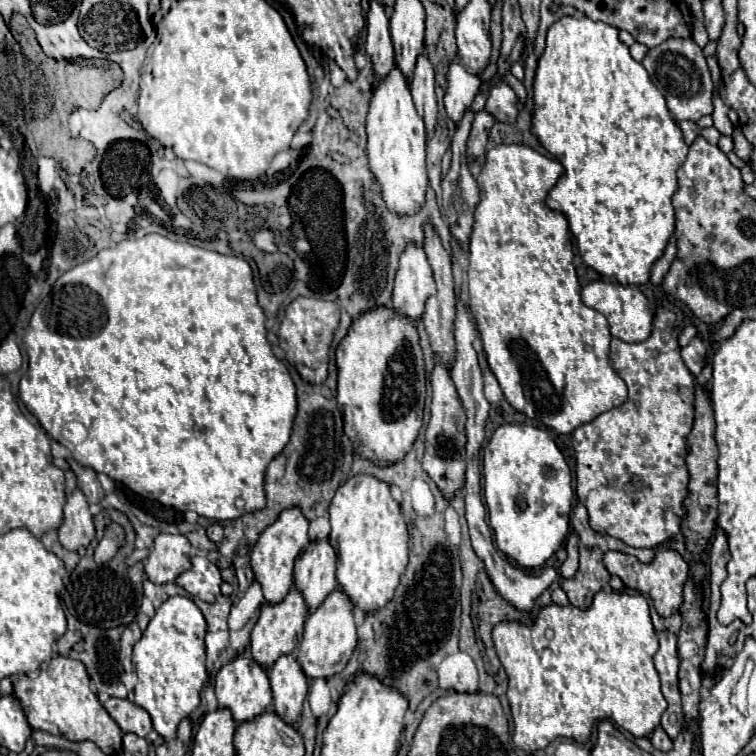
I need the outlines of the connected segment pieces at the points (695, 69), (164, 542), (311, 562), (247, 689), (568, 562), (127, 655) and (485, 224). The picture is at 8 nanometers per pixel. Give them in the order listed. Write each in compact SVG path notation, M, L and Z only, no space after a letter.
M693 39L687 41L665 41L663 45L649 51L643 61L643 67L649 71L651 81L659 91L663 91L667 99L667 107L677 121L699 121L703 115L713 113L711 91L713 81L707 69L707 61L703 51L695 45Z
M157 535L153 549L145 559L145 573L149 581L157 585L173 583L181 573L191 569L191 551L193 547L185 535Z
M327 539L309 543L303 549L303 553L295 559L293 577L295 577L293 587L303 595L305 603L309 607L309 613L313 613L325 601L325 597L337 589L337 585L335 585L335 551L331 549L331 545L327 545Z
M237 655L233 663L221 667L215 681L215 695L217 695L217 705L221 709L229 709L237 723L251 721L257 715L265 713L273 701L267 671L261 669L251 657L245 657L245 655Z
M575 533L569 535L569 539L567 539L567 559L559 567L559 573L565 579L569 579L569 577L573 577L577 573L577 567L579 567L579 551L577 551L577 545L579 545L579 537Z
M137 623L127 625L120 638L119 661L126 672L133 672L134 666L131 665L131 653L133 653L133 645L139 641L141 637L141 629L137 627Z
M523 143L497 145L485 153L485 163L477 177L479 203L469 237L467 273L469 309L479 323L477 329L489 367L507 401L531 421L569 435L579 425L593 421L599 413L621 405L627 399L627 387L609 363L611 333L607 319L581 301L567 219L545 205L547 193L561 175L563 165L557 159L545 157Z

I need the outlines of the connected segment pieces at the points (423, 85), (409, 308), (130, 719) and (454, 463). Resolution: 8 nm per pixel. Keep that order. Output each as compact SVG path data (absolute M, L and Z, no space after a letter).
M421 55L417 59L417 67L411 79L411 95L429 137L433 137L435 125L437 125L437 99L435 99L435 89L433 89L433 77L435 75L433 75L431 63L427 61L425 55Z
M407 245L401 253L399 271L395 277L393 309L415 323L423 315L425 303L431 295L435 295L435 281L427 255L423 249Z
M111 697L103 705L105 705L107 713L113 717L113 721L121 727L123 733L135 733L139 737L145 737L153 729L149 713L145 709L137 707L135 703L131 703L129 699Z
M435 365L431 373L431 387L433 387L433 403L431 403L431 421L425 431L425 455L423 455L423 469L435 481L443 497L449 501L461 491L465 483L465 443L467 437L463 433L465 419L463 405L459 405L459 397L455 397L455 385L451 385L451 373L443 369L443 365Z

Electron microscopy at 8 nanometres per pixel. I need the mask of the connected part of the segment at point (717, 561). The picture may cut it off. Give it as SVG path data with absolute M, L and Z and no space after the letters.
M717 527L715 539L709 551L709 585L721 585L719 577L725 577L727 573L727 555L729 555L727 533Z

